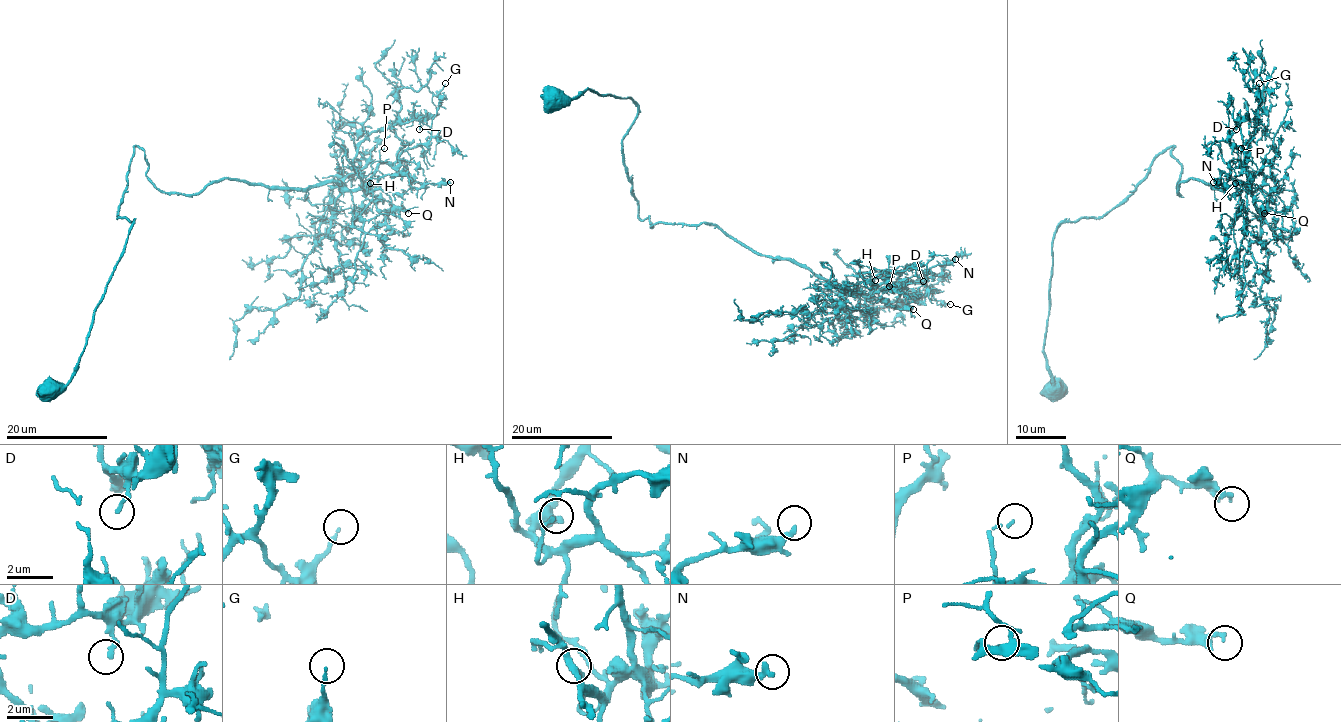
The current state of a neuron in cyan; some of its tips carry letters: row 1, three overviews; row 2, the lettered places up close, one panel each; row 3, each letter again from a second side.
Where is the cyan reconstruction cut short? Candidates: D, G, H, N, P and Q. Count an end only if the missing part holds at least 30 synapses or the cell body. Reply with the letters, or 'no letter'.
P

